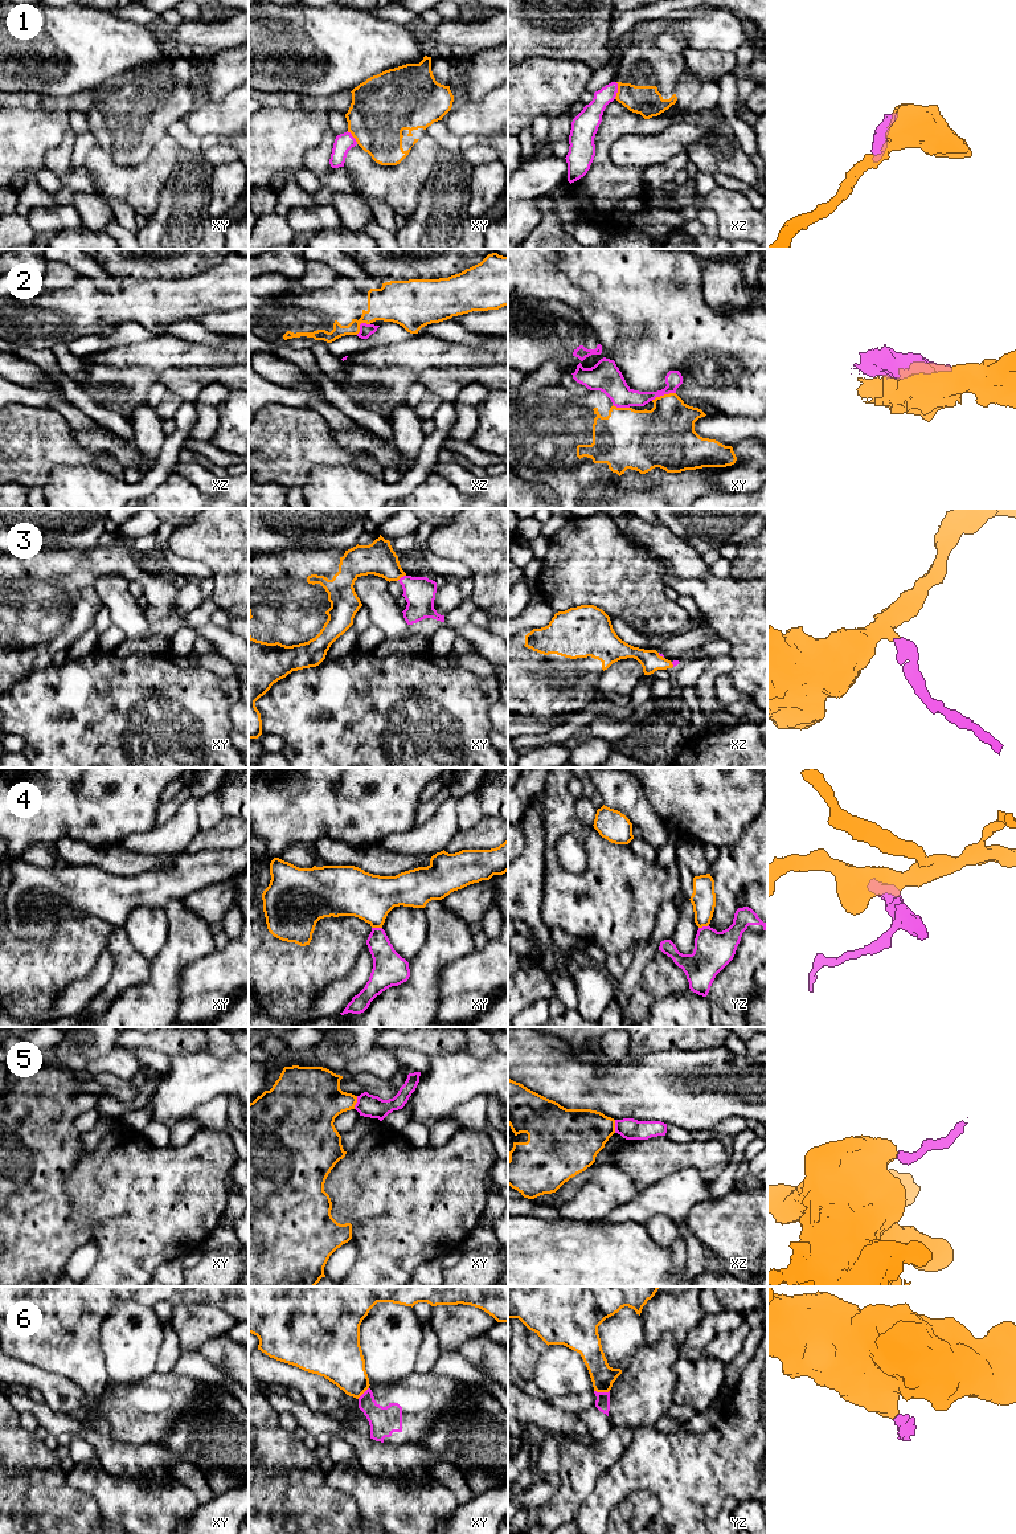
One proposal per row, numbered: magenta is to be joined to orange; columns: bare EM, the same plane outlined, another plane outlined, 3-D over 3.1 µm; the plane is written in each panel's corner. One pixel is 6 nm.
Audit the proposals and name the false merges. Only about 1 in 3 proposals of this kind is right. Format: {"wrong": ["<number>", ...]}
{"wrong": ["1", "2", "4", "5", "6"]}

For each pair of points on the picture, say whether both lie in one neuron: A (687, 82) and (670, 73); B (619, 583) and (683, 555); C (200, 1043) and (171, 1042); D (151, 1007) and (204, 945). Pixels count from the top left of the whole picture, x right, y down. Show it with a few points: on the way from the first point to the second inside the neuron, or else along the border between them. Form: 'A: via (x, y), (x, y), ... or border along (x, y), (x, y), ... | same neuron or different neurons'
A: border along (687, 69), (679, 78), (676, 101), (668, 107) | different neurons
B: border along (656, 555), (664, 559) | different neurons
C: via (193, 1040), (177, 1040) | same neuron
D: via (162, 988), (168, 964), (184, 948) | same neuron

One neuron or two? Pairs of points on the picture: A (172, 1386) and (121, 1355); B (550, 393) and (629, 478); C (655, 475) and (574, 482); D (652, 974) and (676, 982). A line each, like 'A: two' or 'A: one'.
A: two
B: one
C: one
D: one

